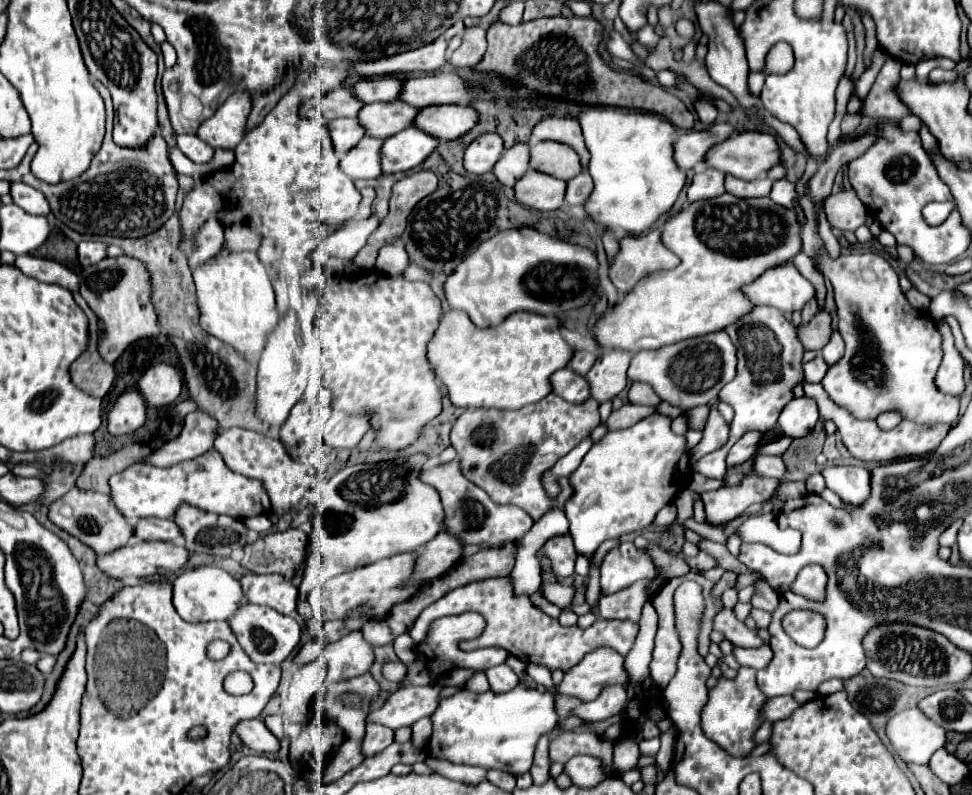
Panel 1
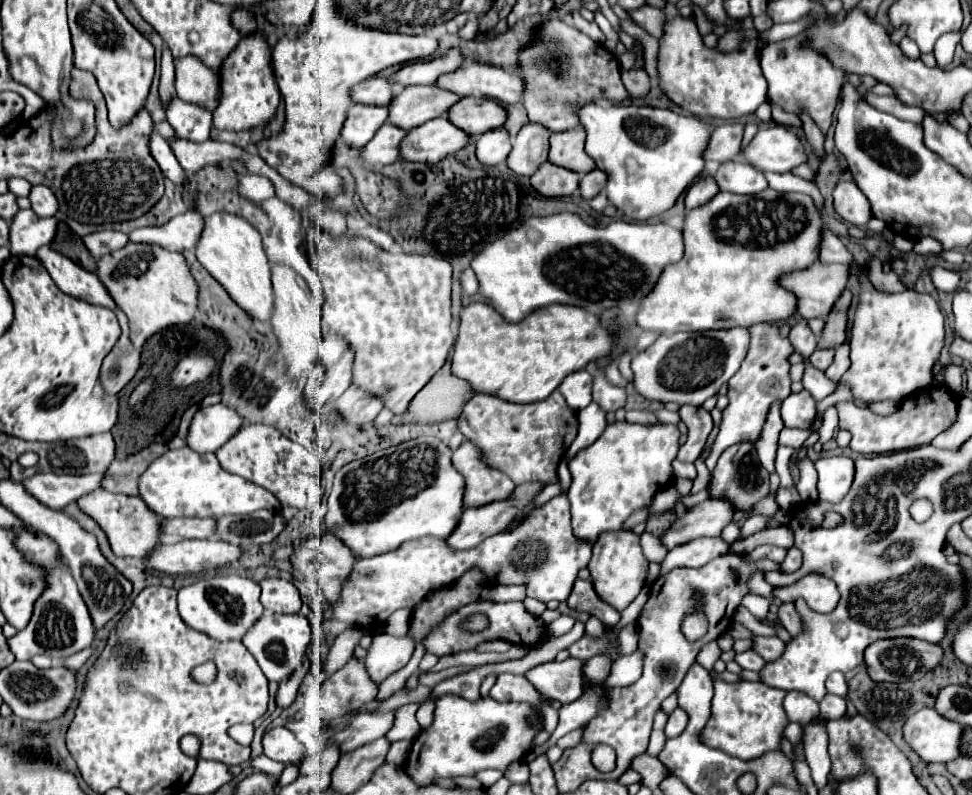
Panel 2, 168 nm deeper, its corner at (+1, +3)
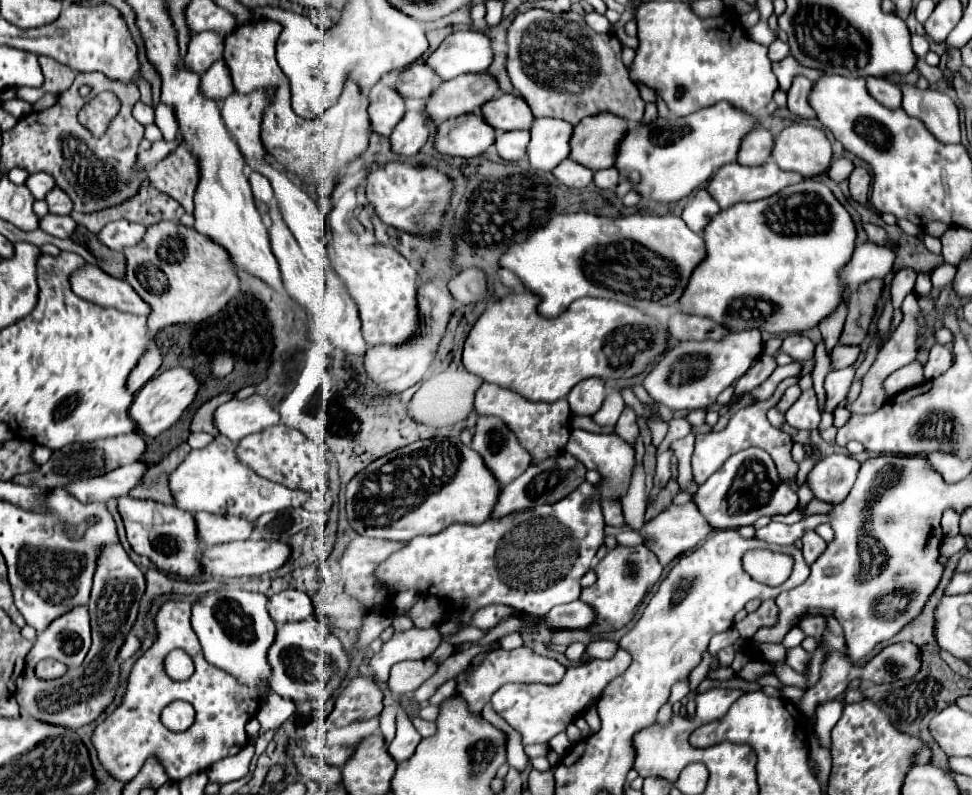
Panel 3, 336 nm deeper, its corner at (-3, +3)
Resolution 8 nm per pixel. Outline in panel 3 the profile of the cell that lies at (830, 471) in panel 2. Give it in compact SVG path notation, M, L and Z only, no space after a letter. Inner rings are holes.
M831 455L821 459L809 471L807 485L813 491L815 499L837 505L849 495L857 479L857 471L859 471L859 461L855 457Z

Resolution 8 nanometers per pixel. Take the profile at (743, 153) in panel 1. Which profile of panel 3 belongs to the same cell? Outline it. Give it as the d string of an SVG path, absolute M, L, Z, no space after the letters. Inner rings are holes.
M795 123L775 137L773 159L785 171L817 177L831 163L831 143L823 129Z

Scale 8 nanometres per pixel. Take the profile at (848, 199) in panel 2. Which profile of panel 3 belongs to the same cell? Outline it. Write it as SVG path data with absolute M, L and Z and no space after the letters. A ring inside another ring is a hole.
M855 167L855 171L849 177L849 189L855 201L859 201L861 205L869 205L867 203L867 191L871 185L871 173L865 167Z

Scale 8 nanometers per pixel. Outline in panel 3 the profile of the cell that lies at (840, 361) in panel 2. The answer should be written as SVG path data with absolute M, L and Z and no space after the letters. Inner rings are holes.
M847 367L847 369L839 369L839 371L831 371L825 379L825 405L823 411L833 413L841 403L847 401L847 393L849 387L853 383L853 375L855 375L855 367Z

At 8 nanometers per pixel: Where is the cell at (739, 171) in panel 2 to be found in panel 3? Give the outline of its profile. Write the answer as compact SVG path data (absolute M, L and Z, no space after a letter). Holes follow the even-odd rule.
M767 161L765 165L759 165L759 167L745 167L745 165L739 165L739 163L727 163L707 183L707 193L711 197L715 197L715 201L719 203L721 209L727 209L727 207L731 207L735 203L751 203L751 201L767 199L767 197L779 193L783 187L799 183L801 179L803 179L803 175L783 171L783 169L777 167L775 161Z

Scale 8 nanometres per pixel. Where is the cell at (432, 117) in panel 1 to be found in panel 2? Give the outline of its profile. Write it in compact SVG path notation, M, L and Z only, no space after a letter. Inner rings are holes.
M463 97L449 107L447 119L451 119L455 127L463 127L469 135L481 135L505 123L505 109L491 99Z

